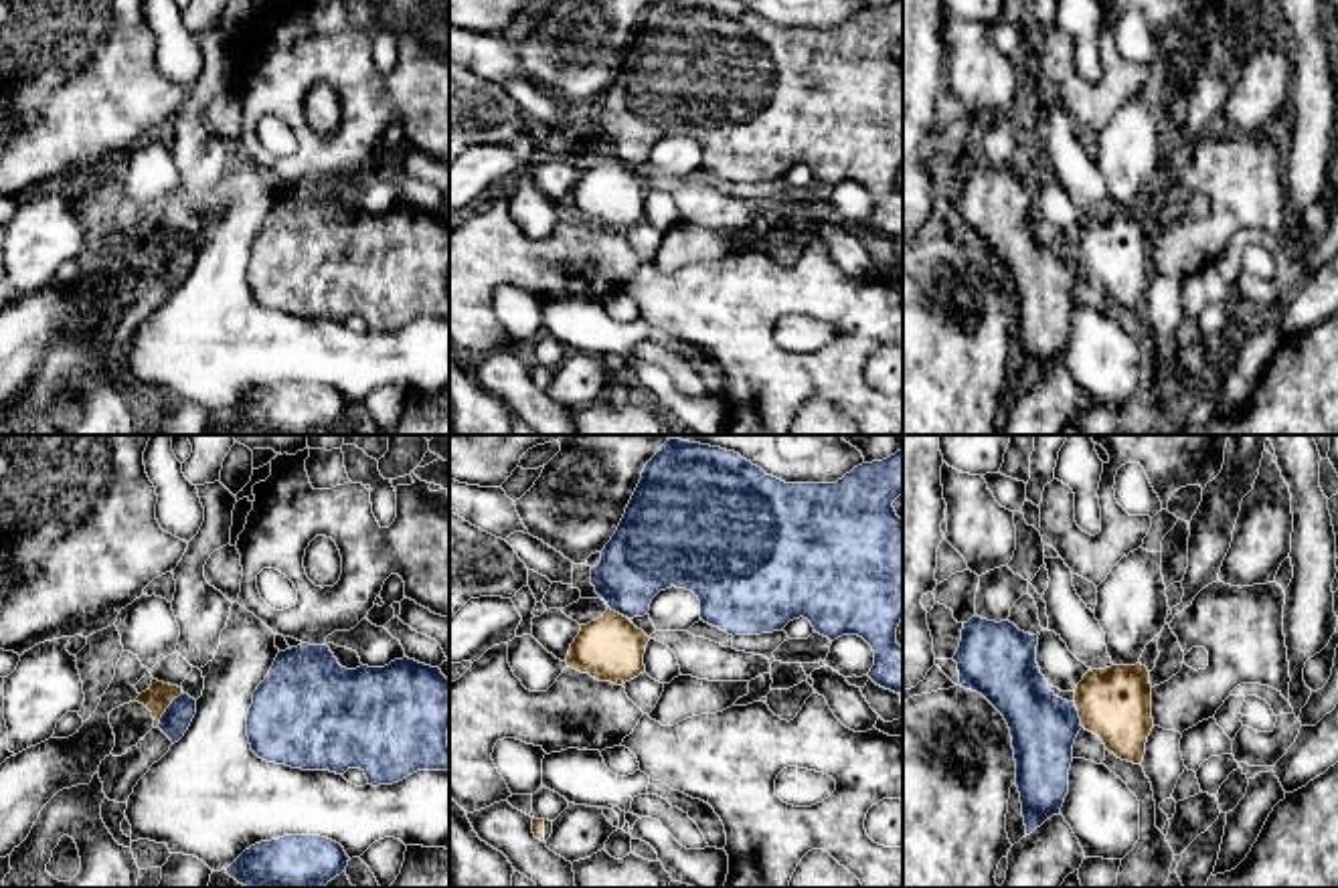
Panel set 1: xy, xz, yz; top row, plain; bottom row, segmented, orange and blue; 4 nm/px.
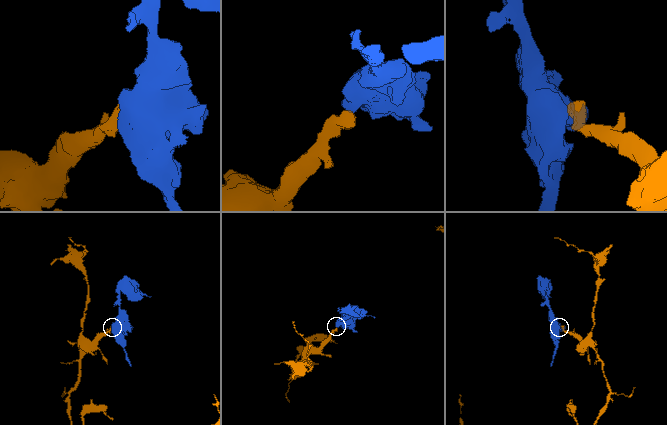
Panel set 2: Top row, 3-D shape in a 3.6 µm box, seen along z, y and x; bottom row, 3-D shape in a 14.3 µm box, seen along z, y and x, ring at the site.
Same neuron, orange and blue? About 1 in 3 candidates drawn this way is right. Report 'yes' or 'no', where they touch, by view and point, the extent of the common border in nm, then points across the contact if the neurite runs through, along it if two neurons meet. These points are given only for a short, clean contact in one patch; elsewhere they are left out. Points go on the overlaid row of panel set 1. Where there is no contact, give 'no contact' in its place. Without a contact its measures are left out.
no; meets orange in xy at (166, 706); contact 180 nm long; border along xy (183, 692), (173, 700), (156, 727)

